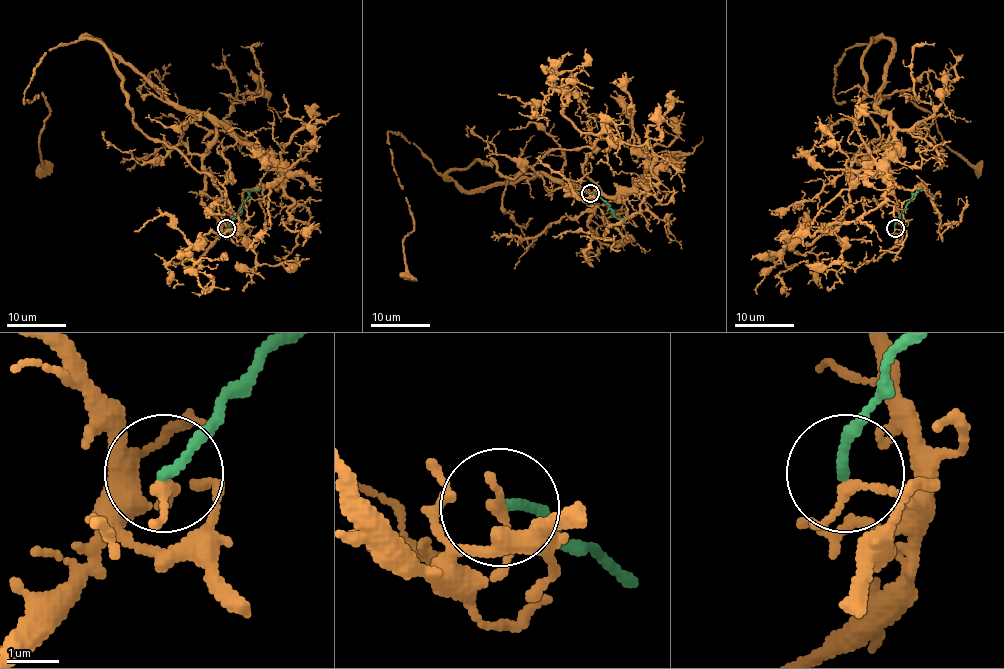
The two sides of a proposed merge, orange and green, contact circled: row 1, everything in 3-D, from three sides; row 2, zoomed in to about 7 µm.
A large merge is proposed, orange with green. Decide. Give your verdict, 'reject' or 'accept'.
reject

